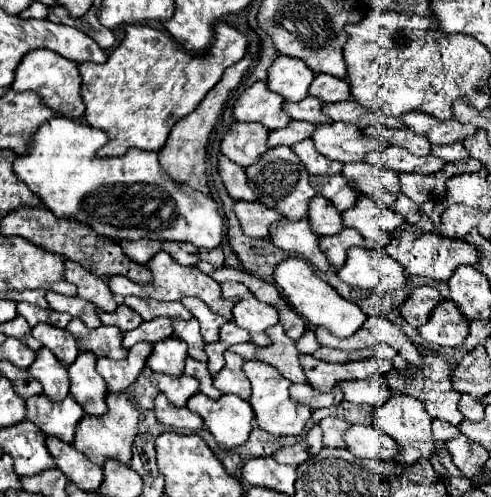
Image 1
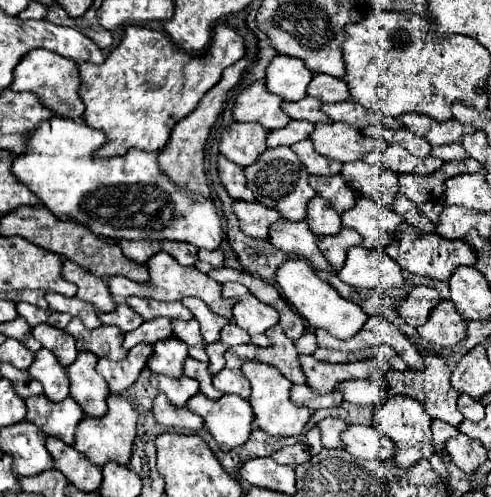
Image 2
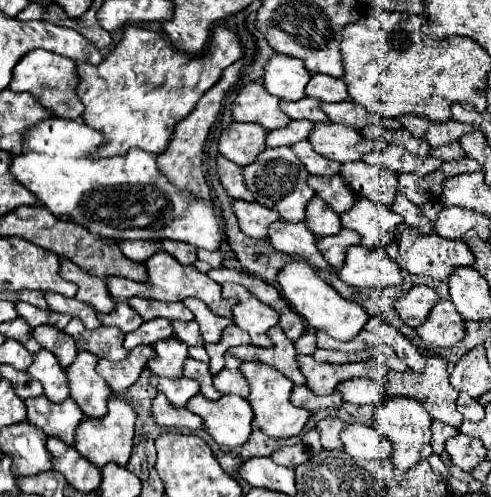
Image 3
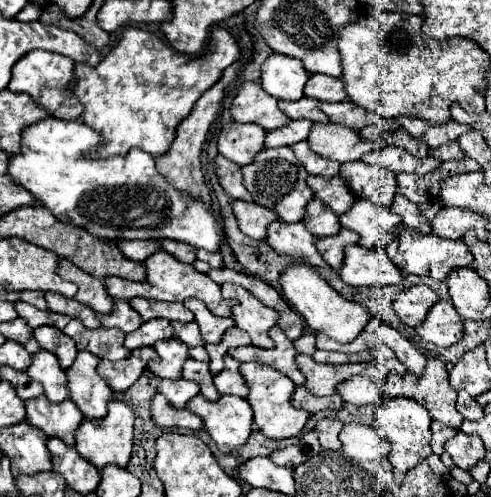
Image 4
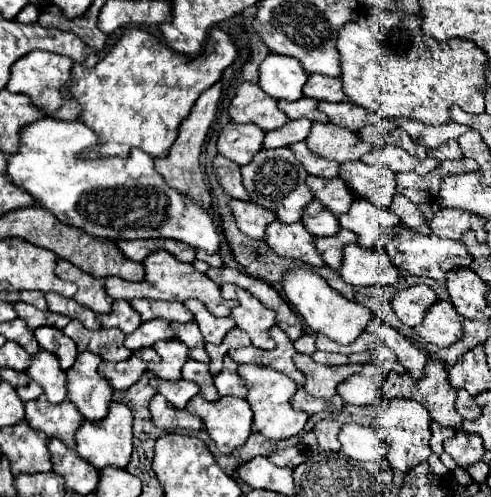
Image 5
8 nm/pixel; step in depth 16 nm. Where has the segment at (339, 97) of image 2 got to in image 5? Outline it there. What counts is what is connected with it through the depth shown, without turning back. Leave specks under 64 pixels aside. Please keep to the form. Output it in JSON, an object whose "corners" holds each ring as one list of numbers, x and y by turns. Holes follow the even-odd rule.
{"corners":[[310,74,302,92,304,92,304,96,316,98,316,100,340,102,340,100,346,98,346,94,342,90,342,80,340,78,322,76,322,74]]}

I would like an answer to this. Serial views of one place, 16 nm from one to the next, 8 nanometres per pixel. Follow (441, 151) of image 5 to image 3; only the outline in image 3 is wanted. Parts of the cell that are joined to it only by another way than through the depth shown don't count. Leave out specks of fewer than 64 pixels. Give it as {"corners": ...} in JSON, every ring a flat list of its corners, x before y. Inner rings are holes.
{"corners":[[450,142,450,144,444,144,440,148,432,148,430,150,430,156,434,158,440,158,440,160,462,160,464,158,464,150,460,148,458,142]]}

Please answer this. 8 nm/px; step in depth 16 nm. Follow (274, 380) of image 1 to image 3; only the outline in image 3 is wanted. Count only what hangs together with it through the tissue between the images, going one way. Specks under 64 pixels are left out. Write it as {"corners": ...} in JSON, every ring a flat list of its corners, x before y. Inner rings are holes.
{"corners":[[244,362,240,364,240,372,244,374,244,378,250,384,250,396,248,402,254,410,254,424,270,438,288,438,288,436,298,436,304,428,304,424,310,418,308,410,296,408,290,402,290,394,294,388,294,382,288,380,284,374,280,374,278,370,272,370,266,364,260,362]]}

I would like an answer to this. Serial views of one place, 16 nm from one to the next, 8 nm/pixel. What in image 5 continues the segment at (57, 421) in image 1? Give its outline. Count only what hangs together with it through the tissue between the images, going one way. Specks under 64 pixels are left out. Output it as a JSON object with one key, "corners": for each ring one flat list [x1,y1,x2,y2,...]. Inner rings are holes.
{"corners":[[46,396,26,402,26,422,30,428,44,432,48,438,58,438,68,448,74,448,74,434,82,424,82,416,68,400,52,404]]}

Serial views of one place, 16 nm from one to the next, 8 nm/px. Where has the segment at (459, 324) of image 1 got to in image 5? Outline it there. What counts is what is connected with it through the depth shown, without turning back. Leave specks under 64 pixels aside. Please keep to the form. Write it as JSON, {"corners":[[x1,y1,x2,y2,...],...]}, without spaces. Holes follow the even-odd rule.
{"corners":[[440,300,432,304,420,326,414,328,418,336,436,346,450,346,462,336,462,322,450,302]]}

